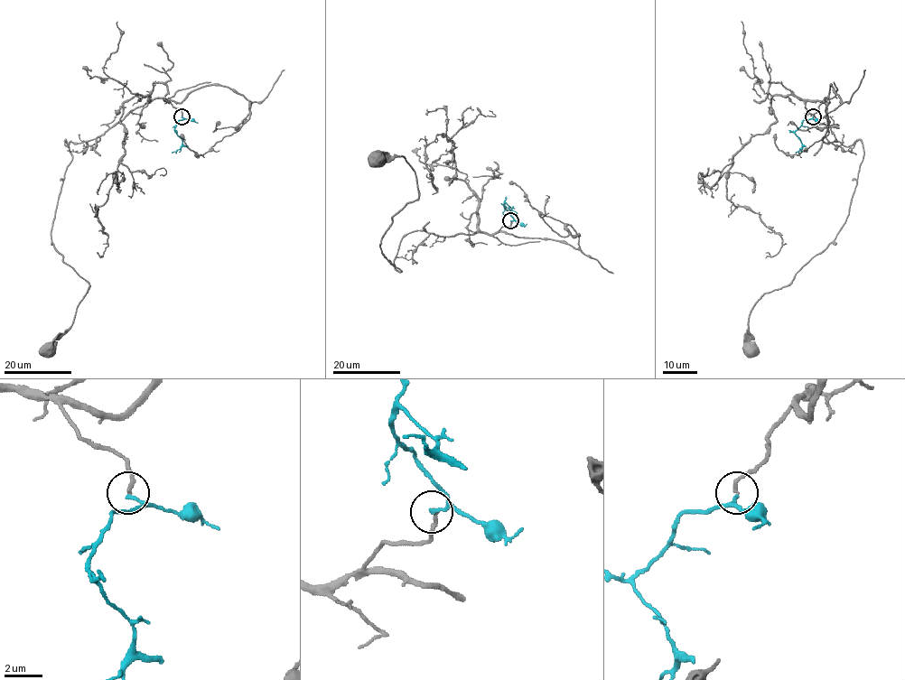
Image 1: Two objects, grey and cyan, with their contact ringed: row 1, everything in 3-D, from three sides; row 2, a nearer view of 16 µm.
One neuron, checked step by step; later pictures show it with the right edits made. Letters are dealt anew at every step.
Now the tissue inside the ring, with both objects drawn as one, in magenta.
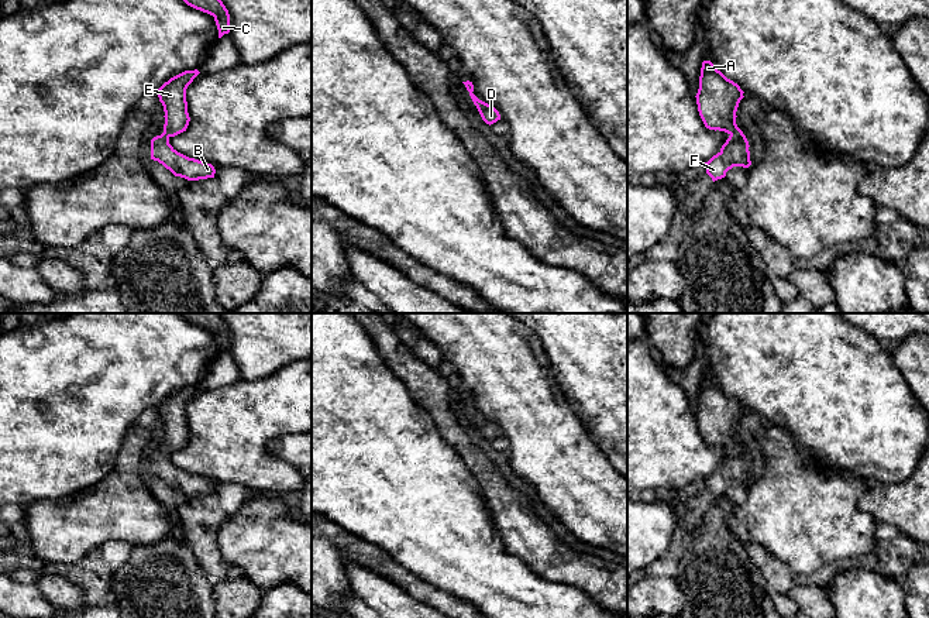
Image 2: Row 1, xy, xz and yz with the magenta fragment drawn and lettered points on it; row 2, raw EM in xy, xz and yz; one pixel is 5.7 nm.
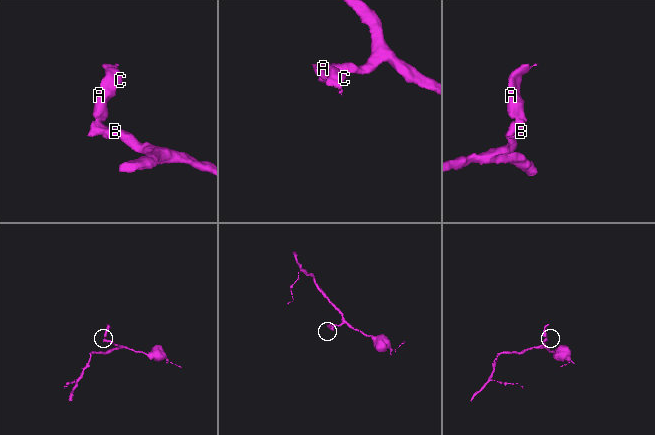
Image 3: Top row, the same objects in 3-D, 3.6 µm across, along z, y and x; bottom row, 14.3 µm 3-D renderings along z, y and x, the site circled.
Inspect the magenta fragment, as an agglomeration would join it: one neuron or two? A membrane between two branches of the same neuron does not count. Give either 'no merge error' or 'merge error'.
no merge error

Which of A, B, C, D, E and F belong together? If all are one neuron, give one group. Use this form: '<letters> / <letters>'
A B C D E F

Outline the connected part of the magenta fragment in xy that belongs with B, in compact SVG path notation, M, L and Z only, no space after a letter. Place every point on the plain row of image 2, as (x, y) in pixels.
M185 387L165 398L156 411L164 422L164 449L151 456L151 475L158 477L175 492L187 497L214 494L216 485L211 480L189 474L178 468L169 454L186 447L190 433L187 429L186 405L200 388Z

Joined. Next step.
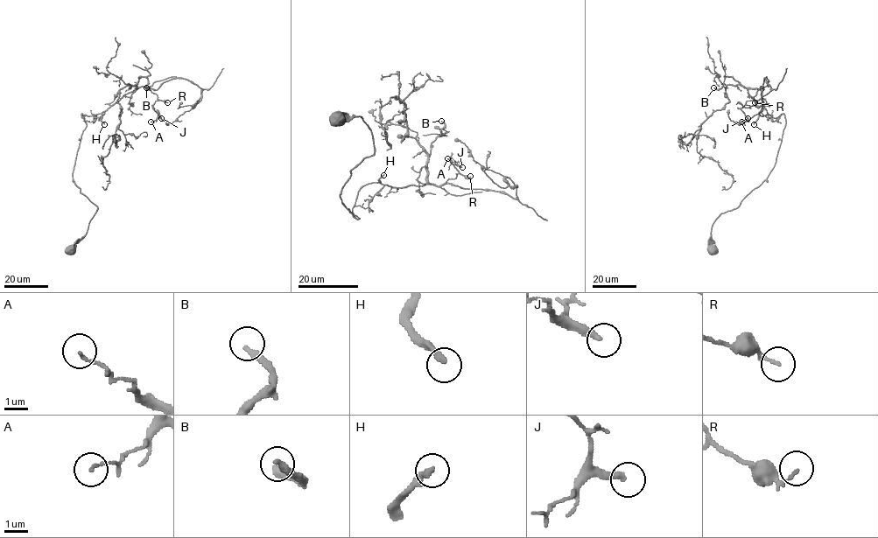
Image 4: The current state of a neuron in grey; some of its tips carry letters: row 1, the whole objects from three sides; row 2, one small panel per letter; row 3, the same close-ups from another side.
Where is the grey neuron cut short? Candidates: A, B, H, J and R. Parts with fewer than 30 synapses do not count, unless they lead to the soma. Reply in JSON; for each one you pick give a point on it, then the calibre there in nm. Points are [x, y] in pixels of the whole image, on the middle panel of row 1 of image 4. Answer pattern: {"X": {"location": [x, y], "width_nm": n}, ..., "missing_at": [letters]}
{"B": {"location": [441, 121], "width_nm": 240}, "H": {"location": [383, 175], "width_nm": 240}, "missing_at": ["B", "H"]}

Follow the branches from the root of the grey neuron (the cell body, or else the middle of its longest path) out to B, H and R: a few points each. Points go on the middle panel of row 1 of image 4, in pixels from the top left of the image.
B: (339, 119), (359, 116), (372, 136), (374, 153), (340, 194), (357, 219), (365, 185), (425, 182), (441, 121)
H: (339, 119), (361, 116), (374, 143), (374, 153), (351, 170), (340, 191), (355, 218), (358, 192), (383, 175)
R: (339, 119), (359, 116), (372, 136), (374, 153), (340, 194), (357, 219), (366, 185), (470, 176)

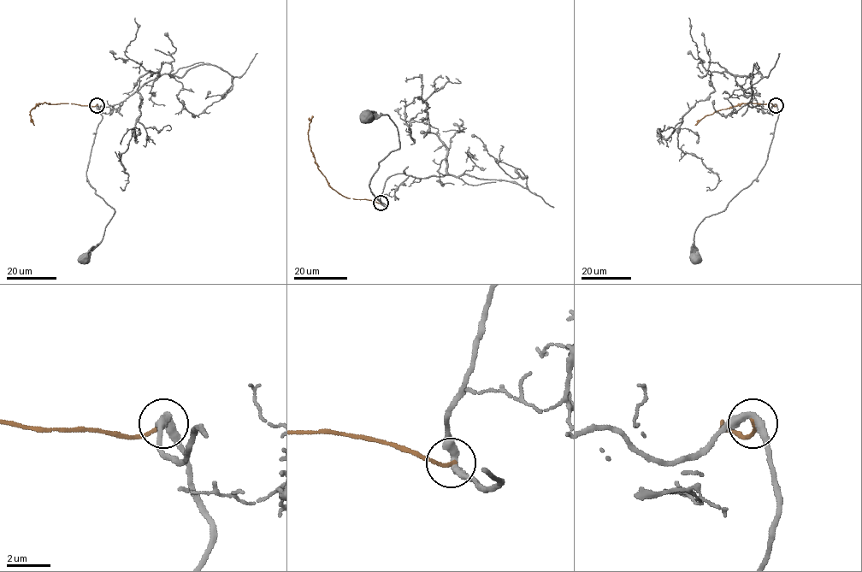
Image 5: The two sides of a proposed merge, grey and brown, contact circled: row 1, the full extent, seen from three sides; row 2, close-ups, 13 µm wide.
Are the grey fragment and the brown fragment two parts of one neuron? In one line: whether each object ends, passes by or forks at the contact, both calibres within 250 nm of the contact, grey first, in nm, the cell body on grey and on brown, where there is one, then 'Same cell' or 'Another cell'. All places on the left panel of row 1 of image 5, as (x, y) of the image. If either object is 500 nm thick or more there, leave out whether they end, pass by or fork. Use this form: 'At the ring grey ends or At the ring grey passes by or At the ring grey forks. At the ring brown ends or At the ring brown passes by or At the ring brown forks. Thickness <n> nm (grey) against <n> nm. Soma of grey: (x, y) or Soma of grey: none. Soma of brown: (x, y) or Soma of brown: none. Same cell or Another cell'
At the ring grey passes by. At the ring brown ends. Thickness 360 nm (grey) against 170 nm. Soma of grey: (85, 259). Soma of brown: none. Another cell

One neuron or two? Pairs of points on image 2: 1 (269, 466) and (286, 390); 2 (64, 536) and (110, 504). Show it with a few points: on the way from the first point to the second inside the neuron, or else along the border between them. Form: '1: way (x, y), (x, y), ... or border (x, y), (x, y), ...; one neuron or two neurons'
1: way (260, 447), (260, 419), (271, 408); one neuron
2: way (75, 525), (99, 514); one neuron

